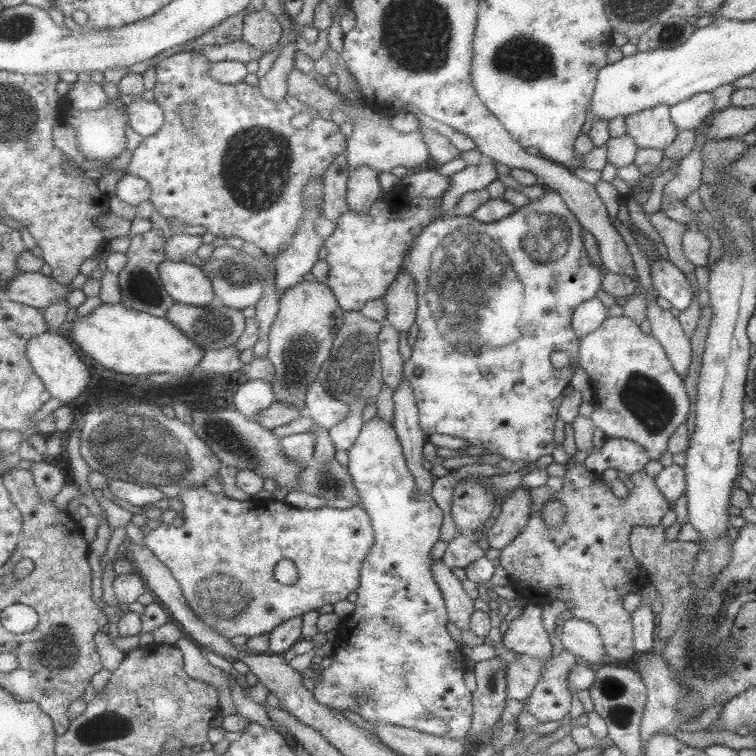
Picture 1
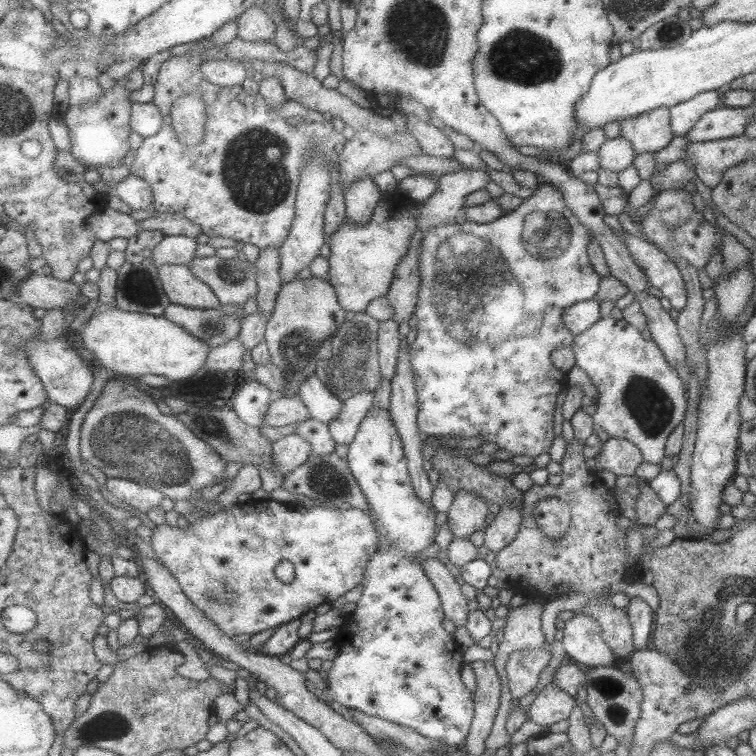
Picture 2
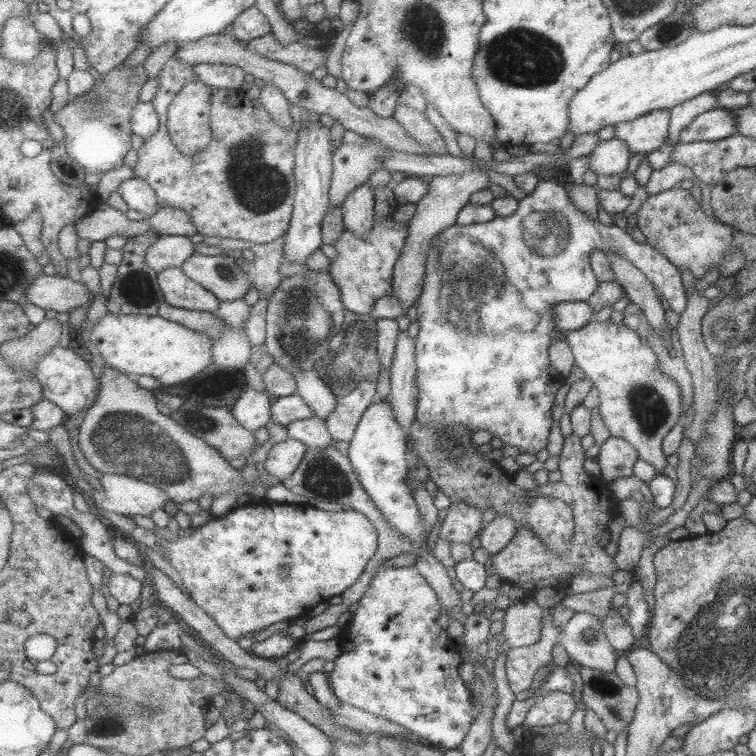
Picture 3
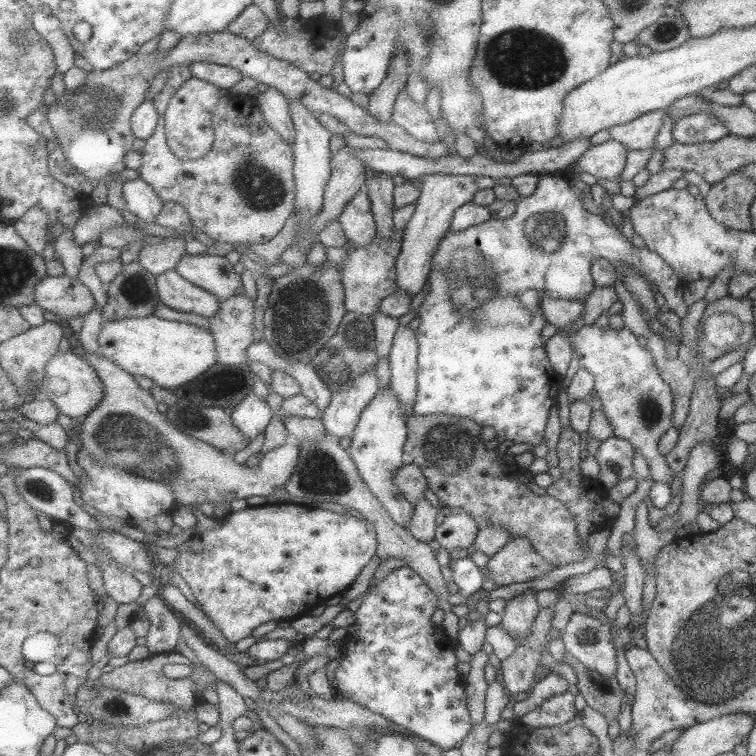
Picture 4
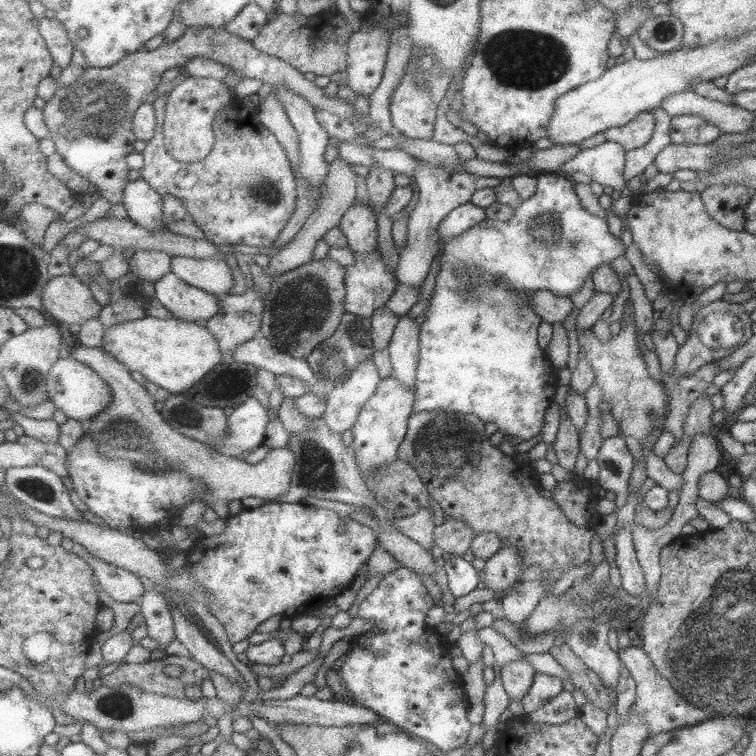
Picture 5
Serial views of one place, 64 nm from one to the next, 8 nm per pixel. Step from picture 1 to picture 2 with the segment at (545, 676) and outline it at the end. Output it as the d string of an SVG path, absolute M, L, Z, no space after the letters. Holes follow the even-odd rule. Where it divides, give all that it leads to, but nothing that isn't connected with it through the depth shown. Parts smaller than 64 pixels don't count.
M551 685L544 686L531 702L529 721L536 725L549 727L561 720L568 719L573 706L574 697Z

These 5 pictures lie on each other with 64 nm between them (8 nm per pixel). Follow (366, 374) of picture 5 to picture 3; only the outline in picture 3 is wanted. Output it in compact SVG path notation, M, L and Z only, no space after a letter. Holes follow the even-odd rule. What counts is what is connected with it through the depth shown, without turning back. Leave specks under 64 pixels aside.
M364 380L349 394L338 396L335 410L326 418L335 440L351 442L367 408L377 401L378 381Z

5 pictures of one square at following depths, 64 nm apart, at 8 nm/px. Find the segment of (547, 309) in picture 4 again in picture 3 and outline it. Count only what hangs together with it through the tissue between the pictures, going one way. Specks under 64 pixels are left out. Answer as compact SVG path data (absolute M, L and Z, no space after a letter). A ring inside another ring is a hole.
M586 301L557 303L550 308L550 311L557 330L573 332L582 328L589 320L594 320L591 307Z

